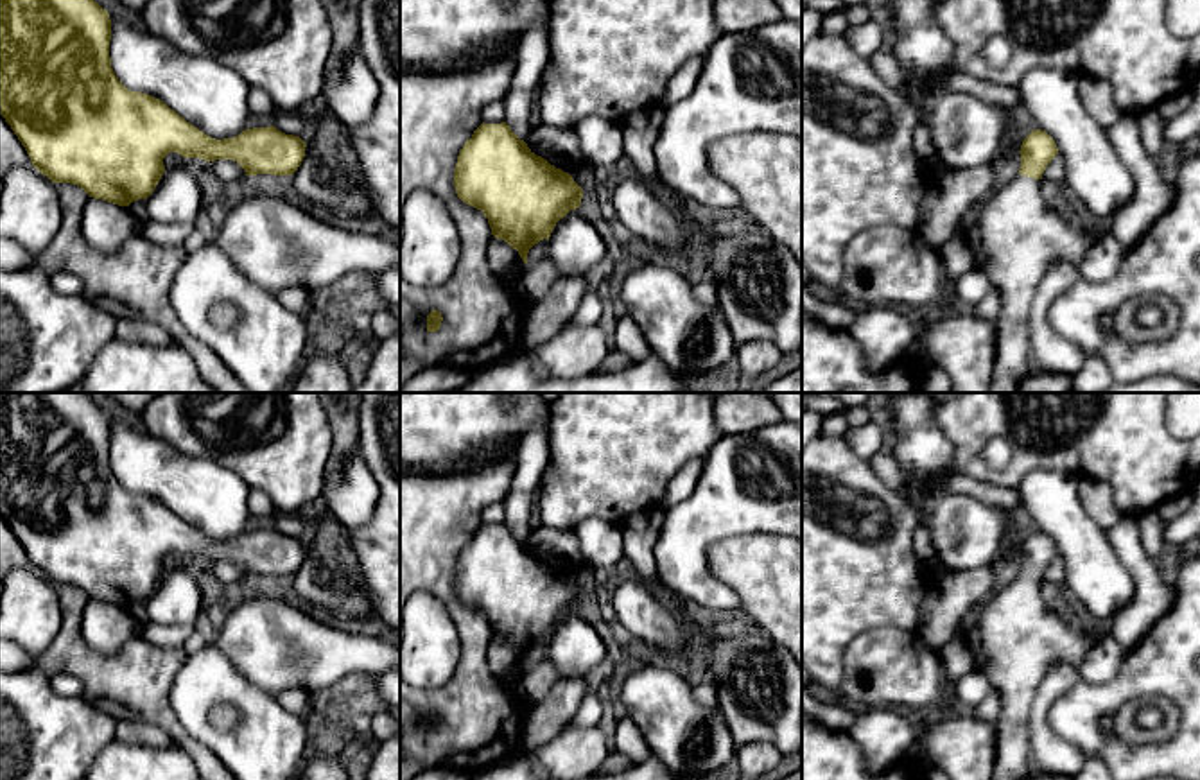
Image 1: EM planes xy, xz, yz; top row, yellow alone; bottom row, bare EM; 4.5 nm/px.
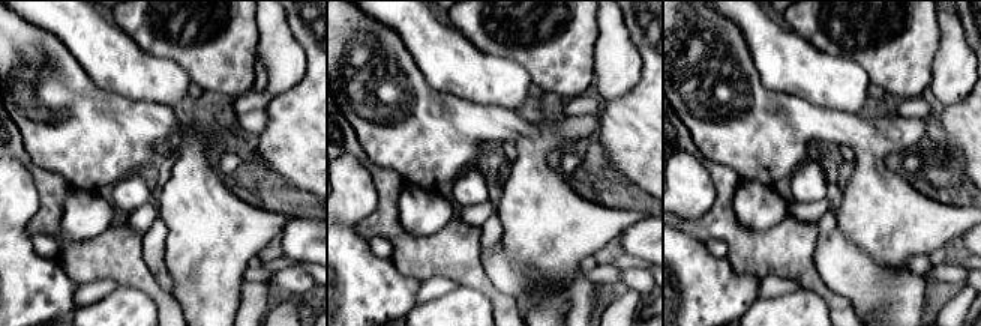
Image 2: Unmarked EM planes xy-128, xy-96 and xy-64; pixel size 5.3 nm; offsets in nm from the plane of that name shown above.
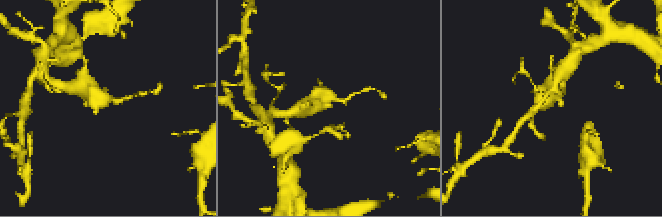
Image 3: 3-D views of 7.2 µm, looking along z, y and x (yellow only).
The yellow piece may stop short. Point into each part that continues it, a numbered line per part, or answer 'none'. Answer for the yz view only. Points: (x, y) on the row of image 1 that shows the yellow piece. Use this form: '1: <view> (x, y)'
1: yz (1017, 235)

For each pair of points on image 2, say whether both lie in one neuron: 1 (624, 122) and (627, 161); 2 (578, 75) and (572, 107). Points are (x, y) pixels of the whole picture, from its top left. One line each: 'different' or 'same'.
1: same
2: different

